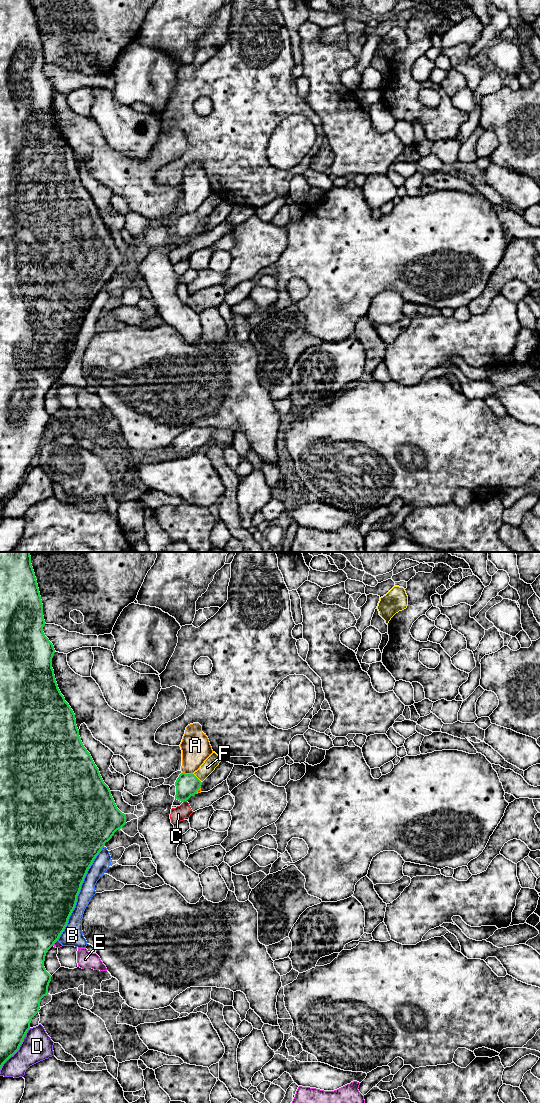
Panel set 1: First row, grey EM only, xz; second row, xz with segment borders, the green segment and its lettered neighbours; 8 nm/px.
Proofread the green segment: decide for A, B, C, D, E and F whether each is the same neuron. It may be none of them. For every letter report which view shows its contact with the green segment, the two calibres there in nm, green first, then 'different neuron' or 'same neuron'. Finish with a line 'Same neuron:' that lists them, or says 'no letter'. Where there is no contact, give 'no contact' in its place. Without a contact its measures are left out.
A: contact in xz; calibres 190 and 240 nm; different neuron
B: contact in xz; calibres 500 and 120 nm; different neuron
C: contact in xz; calibres 190 and 120 nm; different neuron
D: contact in xz; calibres 260 and 240 nm; different neuron
E: contact in xz; calibres 500 and 60 nm; different neuron
F: contact in xz; calibres 190 and 110 nm; same neuron
Same neuron: F

